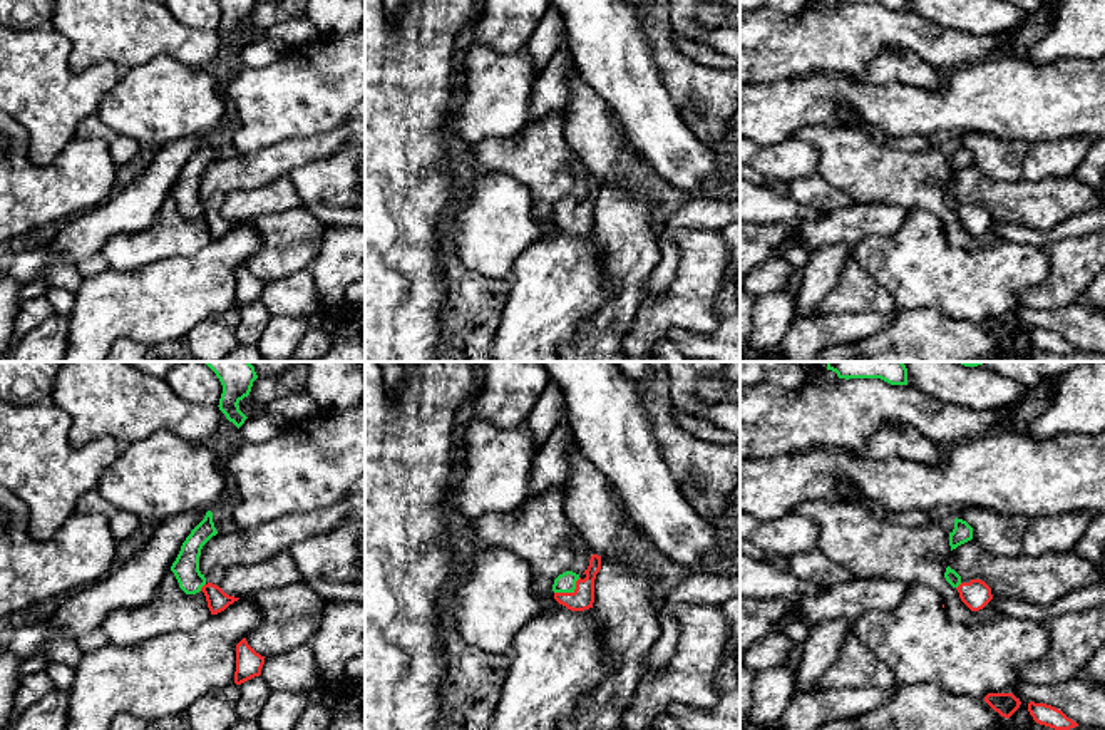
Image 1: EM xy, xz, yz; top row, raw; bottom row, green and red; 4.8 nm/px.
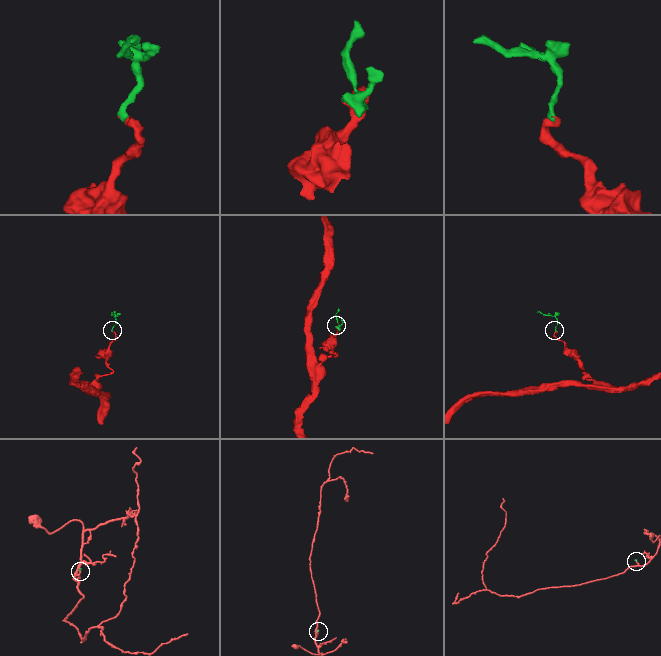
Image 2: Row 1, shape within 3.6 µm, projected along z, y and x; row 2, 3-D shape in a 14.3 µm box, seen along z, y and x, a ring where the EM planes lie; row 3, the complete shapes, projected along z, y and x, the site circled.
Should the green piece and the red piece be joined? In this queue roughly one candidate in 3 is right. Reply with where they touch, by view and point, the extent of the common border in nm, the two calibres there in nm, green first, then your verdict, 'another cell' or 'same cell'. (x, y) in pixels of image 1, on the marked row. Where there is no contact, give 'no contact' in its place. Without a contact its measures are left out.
xz (570, 591) | 150 nm | 100/110 nm | same cell

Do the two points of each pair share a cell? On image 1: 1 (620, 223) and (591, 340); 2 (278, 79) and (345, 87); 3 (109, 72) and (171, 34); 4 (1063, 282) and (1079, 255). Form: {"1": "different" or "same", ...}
{"1": "same", "2": "same", "3": "different", "4": "same"}

